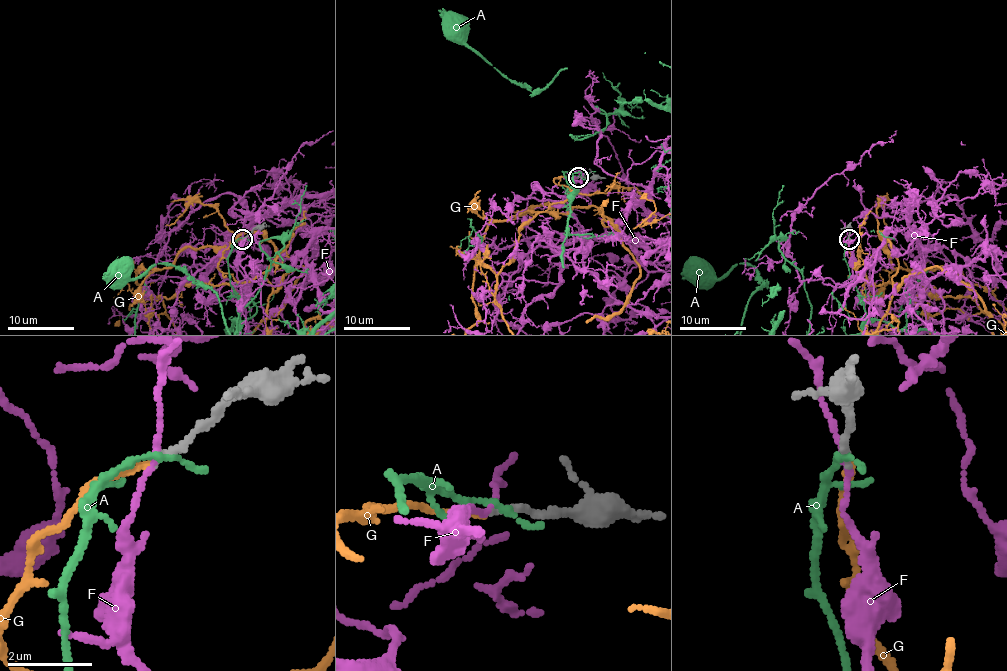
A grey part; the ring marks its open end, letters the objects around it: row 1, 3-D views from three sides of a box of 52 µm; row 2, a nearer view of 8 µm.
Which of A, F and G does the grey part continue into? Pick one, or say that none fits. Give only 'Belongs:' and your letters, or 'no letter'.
Belongs: G

